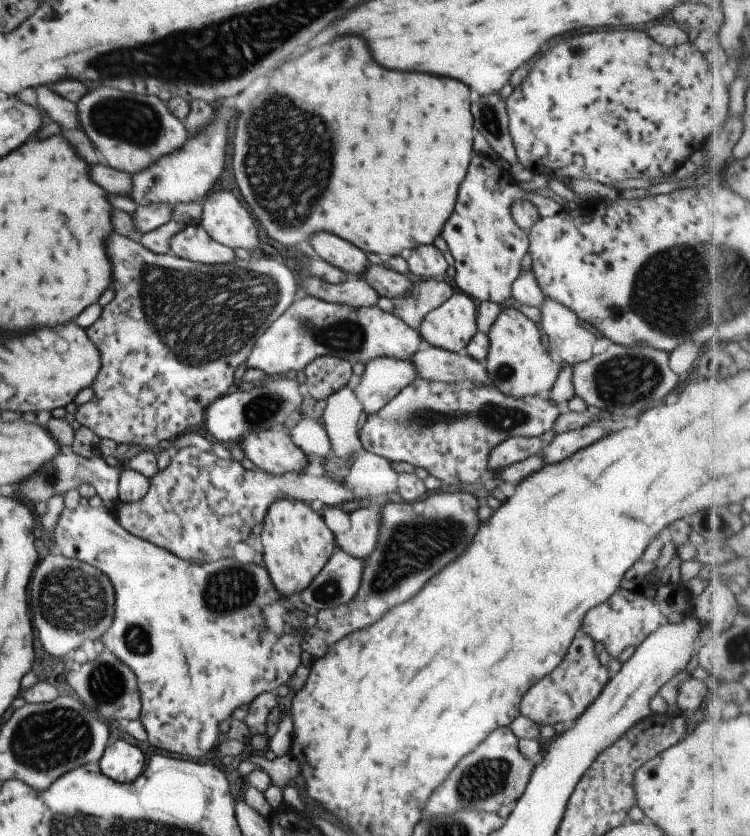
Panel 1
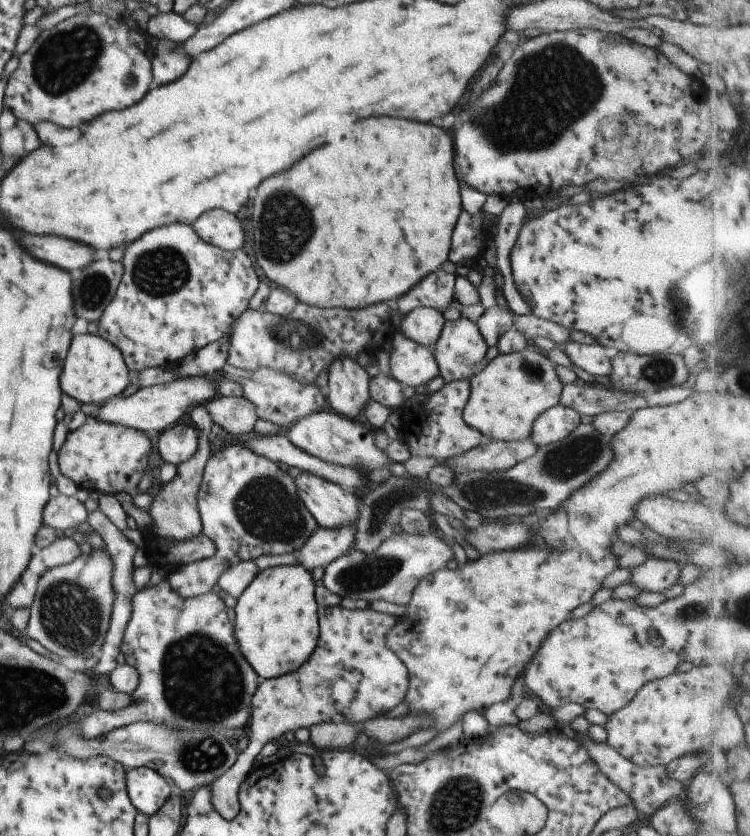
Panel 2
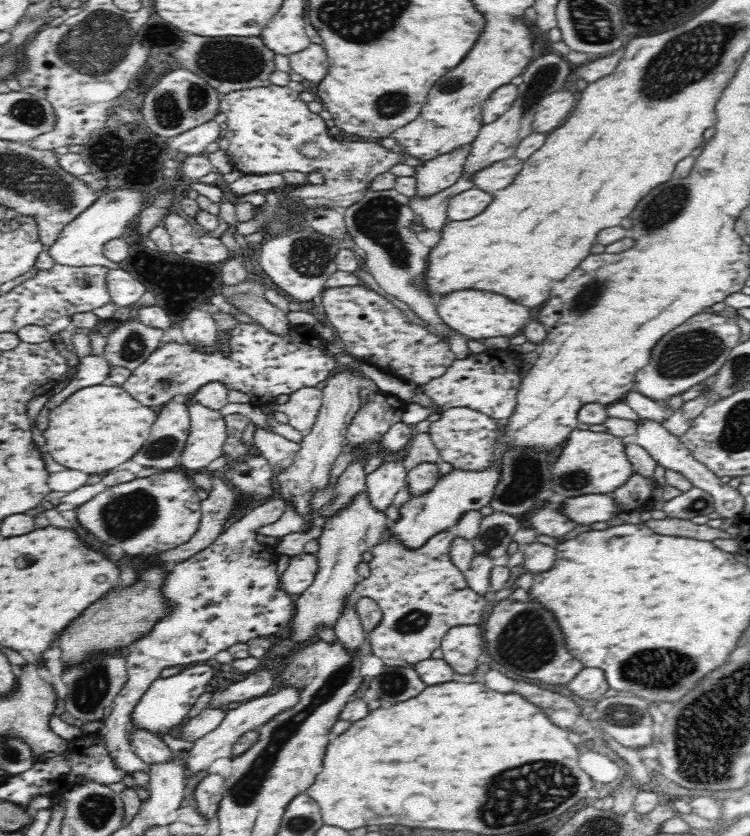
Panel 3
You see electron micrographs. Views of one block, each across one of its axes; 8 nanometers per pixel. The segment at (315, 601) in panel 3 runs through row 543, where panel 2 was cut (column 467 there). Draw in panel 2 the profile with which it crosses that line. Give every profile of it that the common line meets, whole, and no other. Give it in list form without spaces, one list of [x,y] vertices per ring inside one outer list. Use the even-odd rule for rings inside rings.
[[[459,316],[455,320],[444,320],[439,338],[431,348],[433,358],[439,366],[443,382],[471,378],[473,366],[483,360],[488,348],[486,337],[479,334],[477,325]]]

